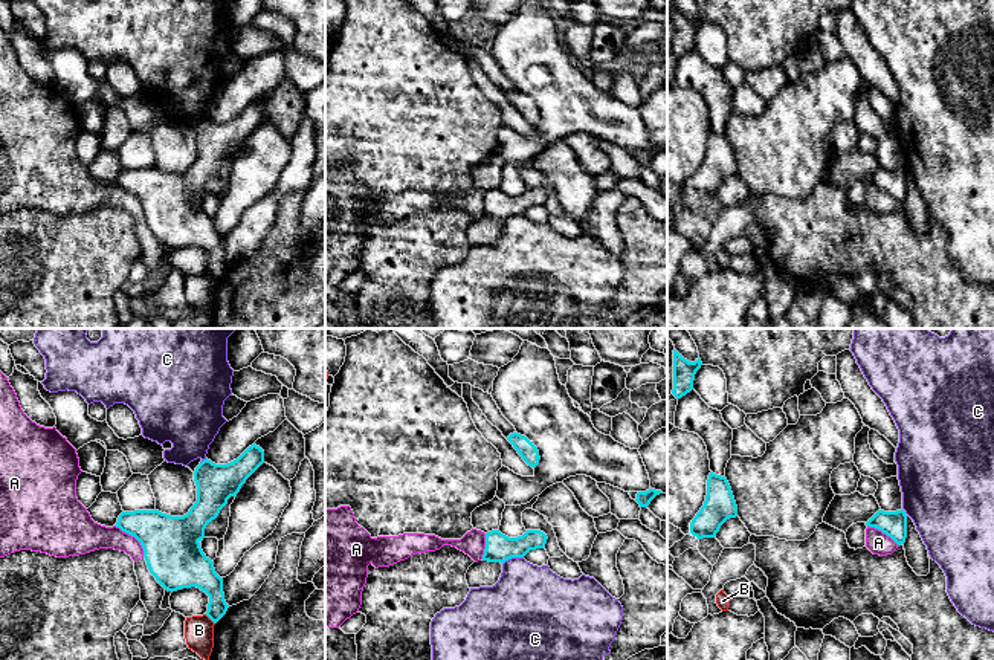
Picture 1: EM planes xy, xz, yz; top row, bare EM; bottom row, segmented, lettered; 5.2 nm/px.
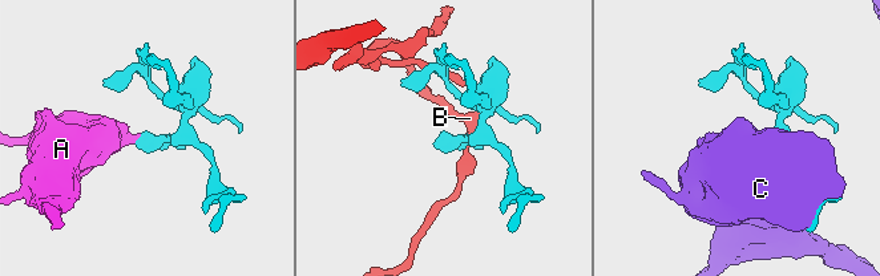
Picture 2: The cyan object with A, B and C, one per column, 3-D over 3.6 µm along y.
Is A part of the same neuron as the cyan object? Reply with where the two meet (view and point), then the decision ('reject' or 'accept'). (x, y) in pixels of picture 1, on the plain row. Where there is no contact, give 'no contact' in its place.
xy (135, 194) | reject

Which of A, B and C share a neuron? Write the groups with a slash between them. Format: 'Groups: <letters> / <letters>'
Groups: A / B / C

